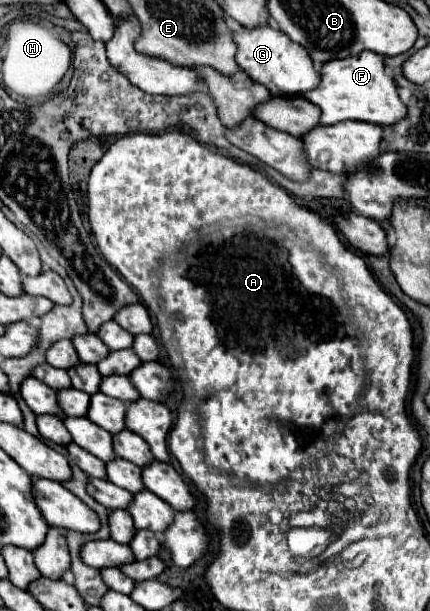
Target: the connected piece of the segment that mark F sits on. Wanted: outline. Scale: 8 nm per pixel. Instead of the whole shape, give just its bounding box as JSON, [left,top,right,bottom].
[304,52,406,126]

